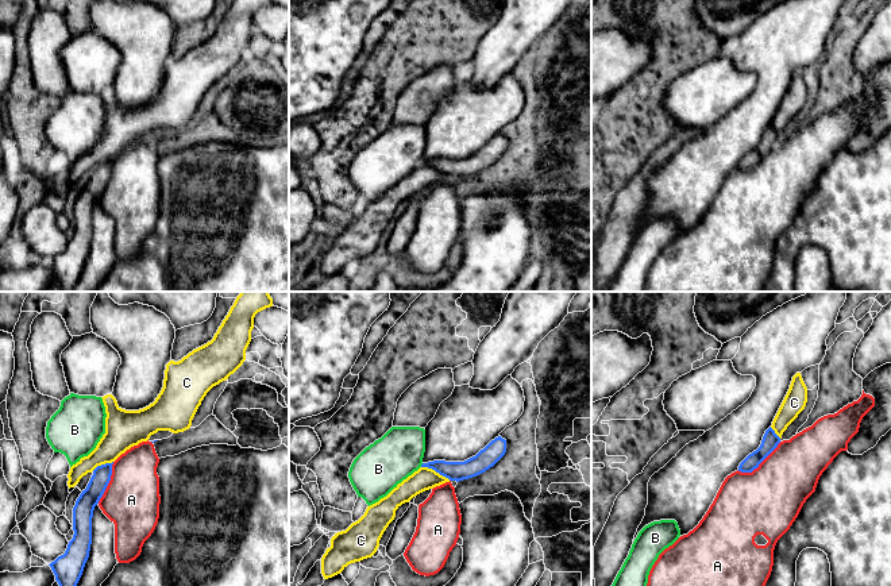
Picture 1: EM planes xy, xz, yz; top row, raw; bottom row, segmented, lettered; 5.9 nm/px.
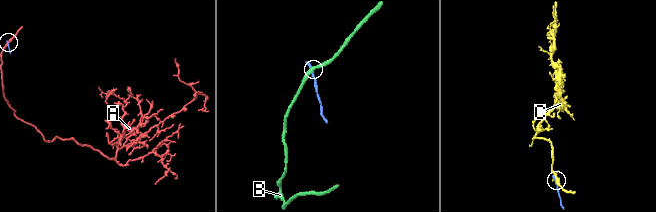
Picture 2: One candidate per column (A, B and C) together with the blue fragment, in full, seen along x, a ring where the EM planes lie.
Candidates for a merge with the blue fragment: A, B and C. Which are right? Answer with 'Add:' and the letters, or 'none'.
Add: none

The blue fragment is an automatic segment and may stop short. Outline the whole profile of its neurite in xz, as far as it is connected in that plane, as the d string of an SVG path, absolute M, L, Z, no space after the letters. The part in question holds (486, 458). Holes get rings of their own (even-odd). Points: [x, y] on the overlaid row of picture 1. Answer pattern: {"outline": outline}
{"outline": "M501 436L491 440L475 456L464 462L433 460L423 463L421 467L428 467L448 478L450 481L463 481L477 477L493 467L506 452L506 440Z"}

